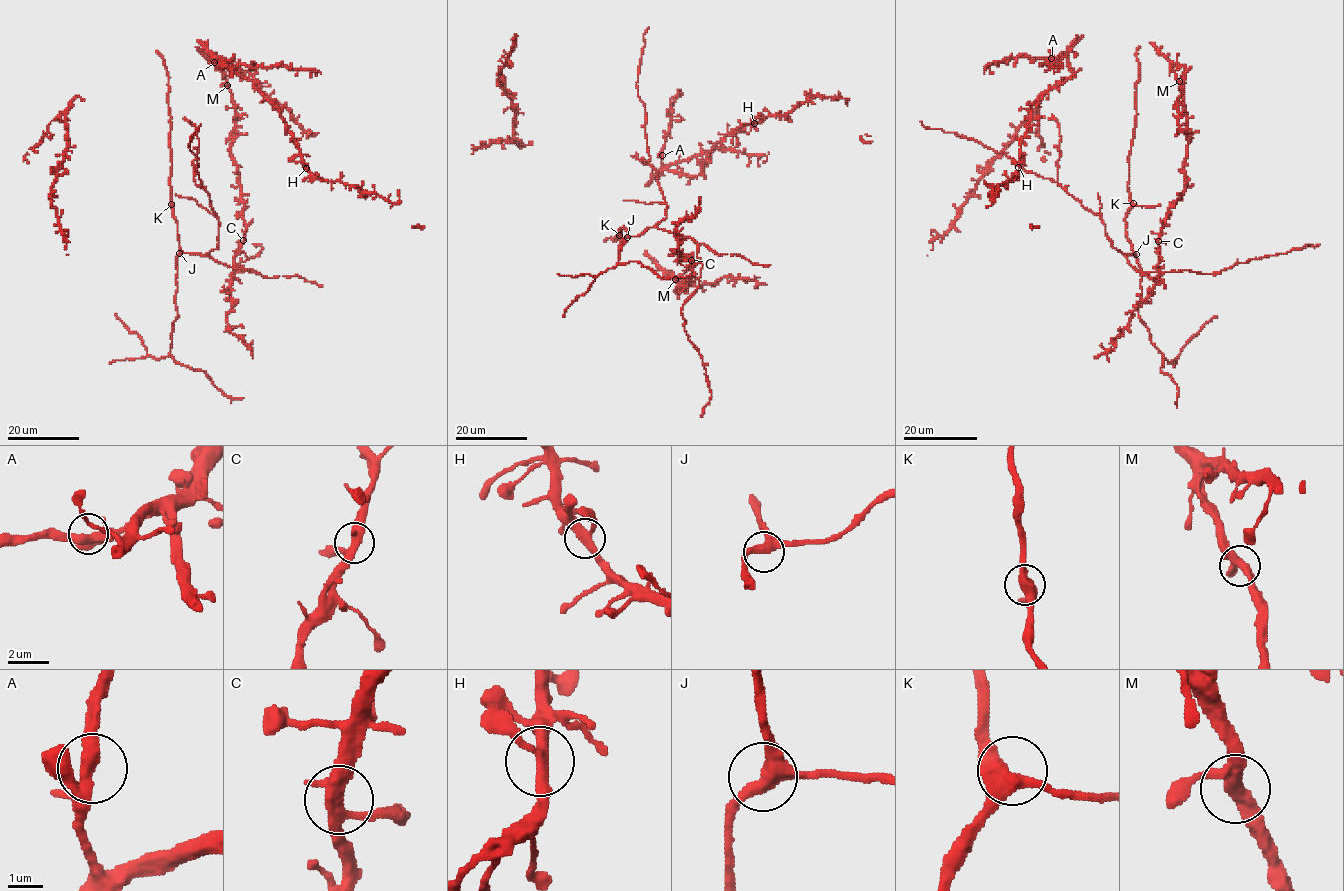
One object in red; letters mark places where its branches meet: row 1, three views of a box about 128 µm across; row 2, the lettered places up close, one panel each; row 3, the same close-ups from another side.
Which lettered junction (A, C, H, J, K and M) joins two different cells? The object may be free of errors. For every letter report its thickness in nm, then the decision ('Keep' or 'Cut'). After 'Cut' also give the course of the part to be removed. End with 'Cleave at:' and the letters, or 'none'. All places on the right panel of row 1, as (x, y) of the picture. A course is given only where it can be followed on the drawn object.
A: Thickness 340 nm. Keep
C: Thickness 360 nm. Keep
H: Thickness 320 nm. Keep
J: Thickness 360 nm. Keep
K: Thickness 440 nm. Keep
M: Thickness 360 nm. Keep
Cleave at: none

